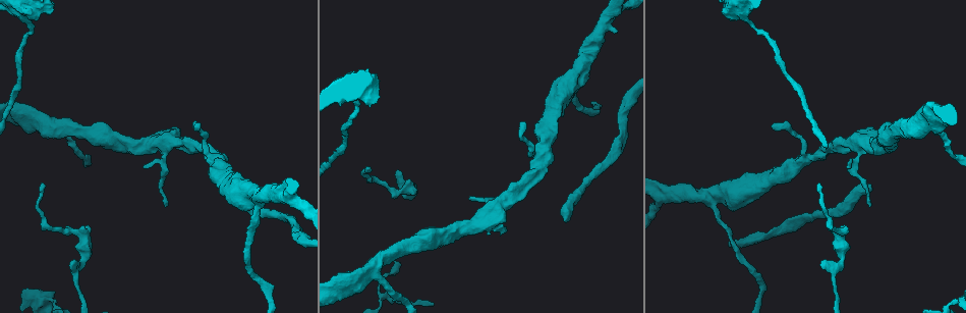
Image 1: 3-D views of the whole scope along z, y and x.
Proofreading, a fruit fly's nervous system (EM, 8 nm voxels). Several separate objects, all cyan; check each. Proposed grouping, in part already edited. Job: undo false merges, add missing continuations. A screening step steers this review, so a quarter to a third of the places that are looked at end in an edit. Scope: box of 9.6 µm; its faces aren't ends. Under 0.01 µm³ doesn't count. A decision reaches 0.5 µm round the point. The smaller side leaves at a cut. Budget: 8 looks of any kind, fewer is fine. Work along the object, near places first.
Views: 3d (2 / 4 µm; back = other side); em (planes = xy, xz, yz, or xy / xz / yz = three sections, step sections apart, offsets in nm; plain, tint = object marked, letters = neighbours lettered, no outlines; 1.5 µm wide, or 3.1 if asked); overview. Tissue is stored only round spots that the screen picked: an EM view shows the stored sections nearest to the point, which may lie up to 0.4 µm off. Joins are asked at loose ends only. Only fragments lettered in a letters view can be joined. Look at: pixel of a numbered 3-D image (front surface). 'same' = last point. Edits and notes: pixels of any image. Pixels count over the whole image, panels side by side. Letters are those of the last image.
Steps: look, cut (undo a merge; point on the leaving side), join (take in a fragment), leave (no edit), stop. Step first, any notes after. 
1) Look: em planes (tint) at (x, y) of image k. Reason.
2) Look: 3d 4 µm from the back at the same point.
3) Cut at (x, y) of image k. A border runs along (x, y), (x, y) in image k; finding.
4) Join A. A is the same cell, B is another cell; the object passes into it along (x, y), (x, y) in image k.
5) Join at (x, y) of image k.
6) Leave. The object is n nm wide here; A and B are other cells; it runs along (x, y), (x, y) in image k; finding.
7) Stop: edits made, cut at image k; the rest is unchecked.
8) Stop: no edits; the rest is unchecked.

Look: em planes (letters) at (199, 125) of image 1. Tapers out.

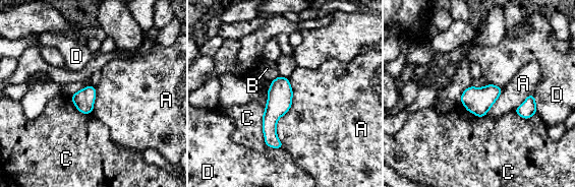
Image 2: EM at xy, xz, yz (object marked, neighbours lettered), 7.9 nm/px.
Leave. A, B, C and D are other cells; it runs along (280, 78), (274, 145) in image 2; no lettered fragment goes on from it.

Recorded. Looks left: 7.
Look: em planes (letters) at (870, 184) of image 1. Free end.

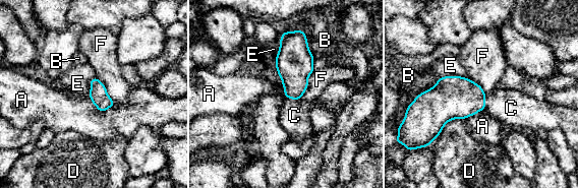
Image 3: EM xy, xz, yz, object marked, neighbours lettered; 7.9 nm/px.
Join at (294, 115) of image 3. C is the same cell, A, B, D, E and F are other cells; the object passes into it along (294, 67), (292, 99), (294, 115) in image 3; it goes on there.

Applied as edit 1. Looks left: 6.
Look: overview.

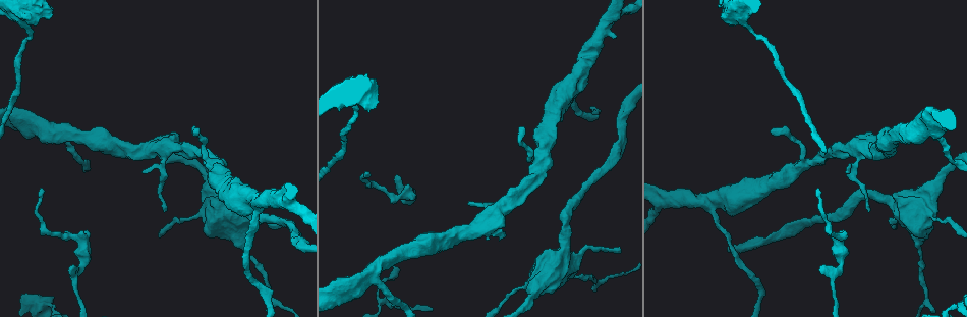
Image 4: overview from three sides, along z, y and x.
Look: em planes (letters) at (897, 227) of image 4. Branch stops here.

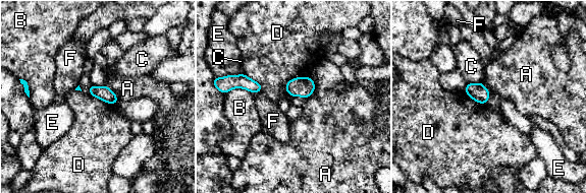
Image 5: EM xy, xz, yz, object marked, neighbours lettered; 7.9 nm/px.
Leave. A, B, C, D, E and F are other cells; a border runs along (309, 75), (291, 78), (286, 92) in image 5; none of them fits.

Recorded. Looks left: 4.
Stop: edits made, join at image 3; the rest is unchecked.

